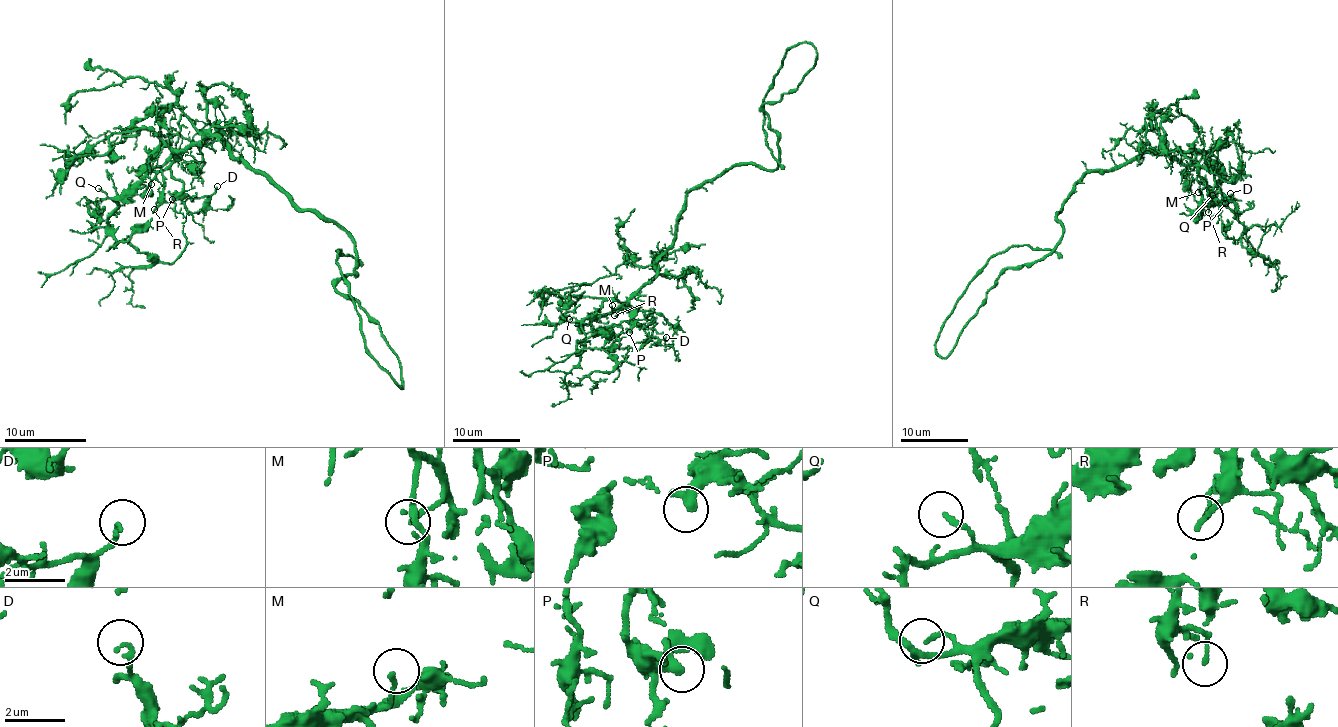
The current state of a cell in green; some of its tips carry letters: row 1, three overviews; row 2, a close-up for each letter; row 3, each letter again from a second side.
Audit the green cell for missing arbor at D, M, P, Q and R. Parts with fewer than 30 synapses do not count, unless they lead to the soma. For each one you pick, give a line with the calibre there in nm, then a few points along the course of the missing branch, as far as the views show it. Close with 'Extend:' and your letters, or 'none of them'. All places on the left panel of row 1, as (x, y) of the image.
Extend: none of them

